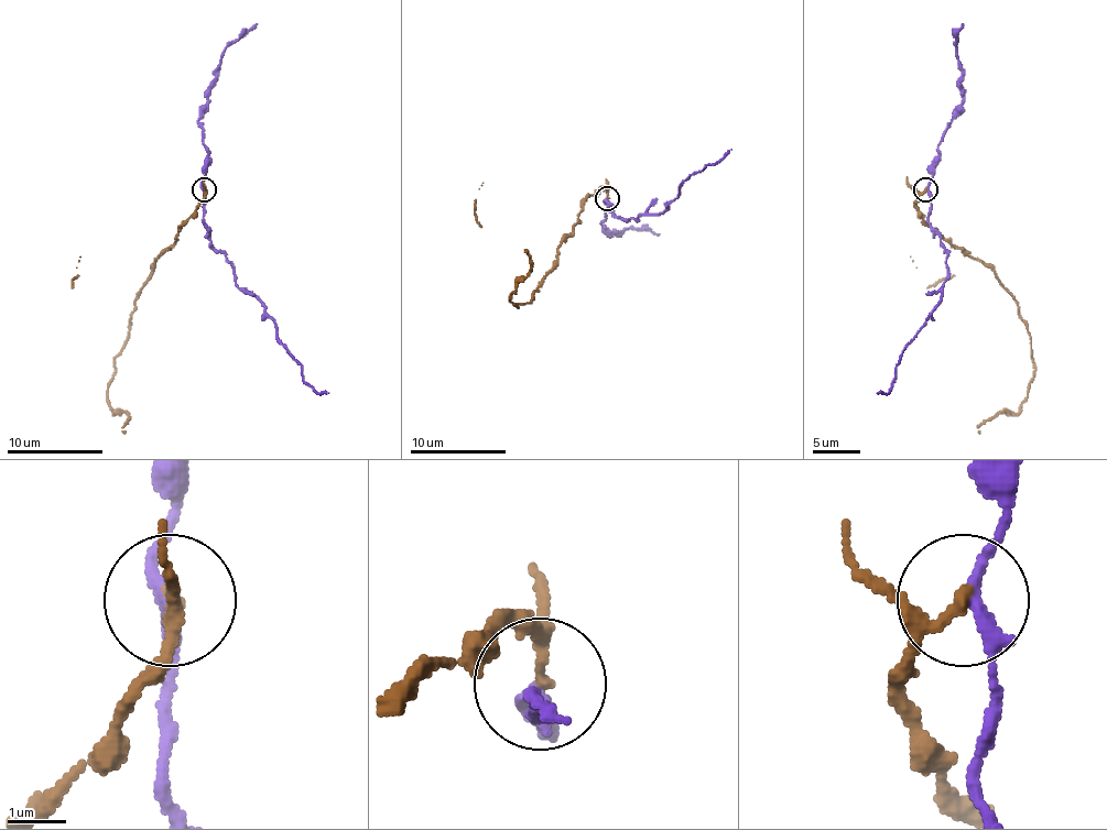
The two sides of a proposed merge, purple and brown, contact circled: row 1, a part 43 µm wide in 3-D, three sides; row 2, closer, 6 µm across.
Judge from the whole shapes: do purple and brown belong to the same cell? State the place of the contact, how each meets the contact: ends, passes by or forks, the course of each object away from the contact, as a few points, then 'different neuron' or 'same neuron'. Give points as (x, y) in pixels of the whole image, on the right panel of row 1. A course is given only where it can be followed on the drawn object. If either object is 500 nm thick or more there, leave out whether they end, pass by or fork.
at (925, 189); purple passes by; brown passes by; purple runs (925, 190), (928, 224), (946, 254), (946, 281), (942, 297), (901, 355), (891, 389), (877, 393); brown runs (925, 190), (918, 214), (995, 272), (1030, 336), (1035, 369), (1028, 399), (980, 432); different neuron

